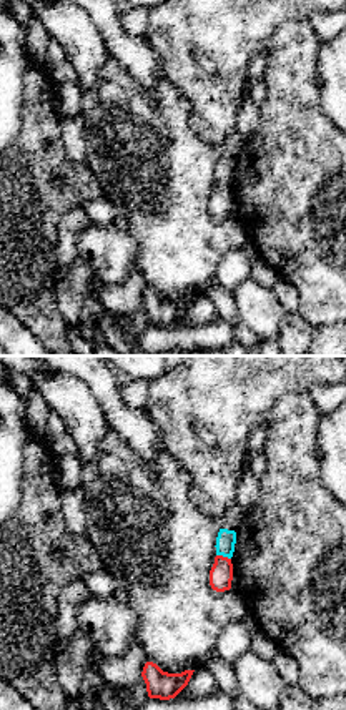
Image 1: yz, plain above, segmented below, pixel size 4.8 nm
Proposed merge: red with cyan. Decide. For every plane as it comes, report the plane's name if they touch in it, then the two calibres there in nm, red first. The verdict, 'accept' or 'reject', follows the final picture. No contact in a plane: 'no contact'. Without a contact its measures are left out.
yz | 110/100 nm

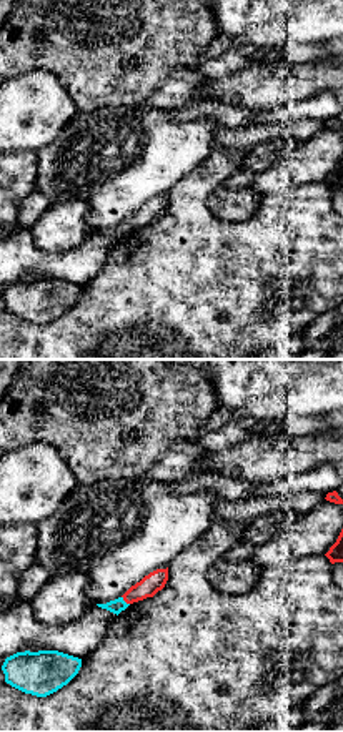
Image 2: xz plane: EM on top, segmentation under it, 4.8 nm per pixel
xz | 100/70 nm

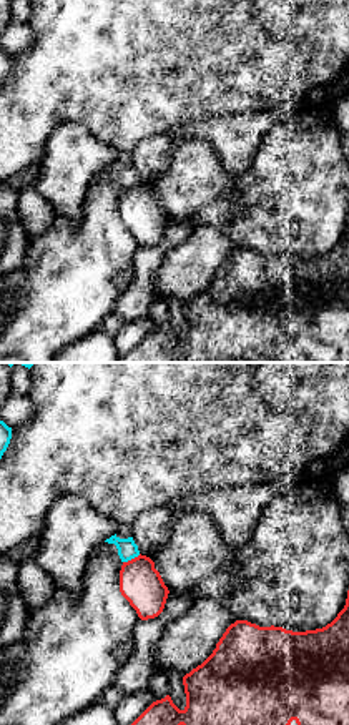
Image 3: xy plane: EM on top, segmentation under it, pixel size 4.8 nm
xy | 200/100 nm

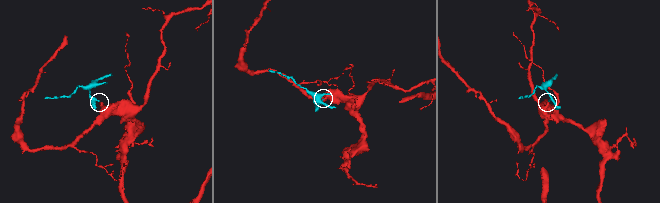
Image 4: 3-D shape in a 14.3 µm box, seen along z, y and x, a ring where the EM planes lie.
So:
reject

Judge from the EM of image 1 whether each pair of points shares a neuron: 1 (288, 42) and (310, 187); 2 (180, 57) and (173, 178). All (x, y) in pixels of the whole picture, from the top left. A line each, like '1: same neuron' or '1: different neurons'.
1: same neuron
2: different neurons

